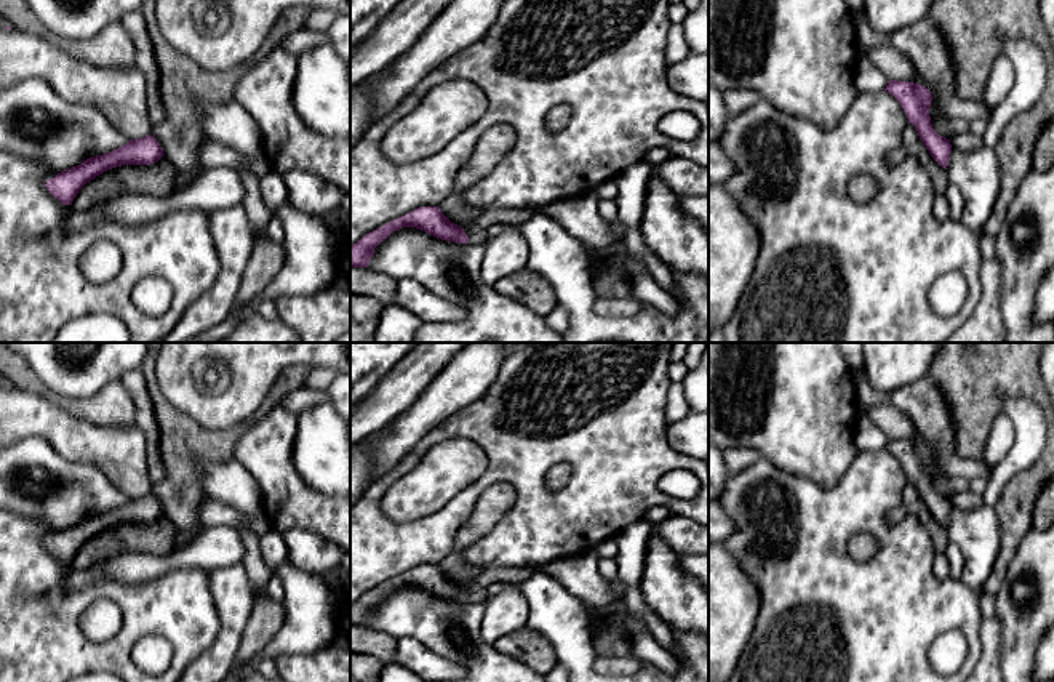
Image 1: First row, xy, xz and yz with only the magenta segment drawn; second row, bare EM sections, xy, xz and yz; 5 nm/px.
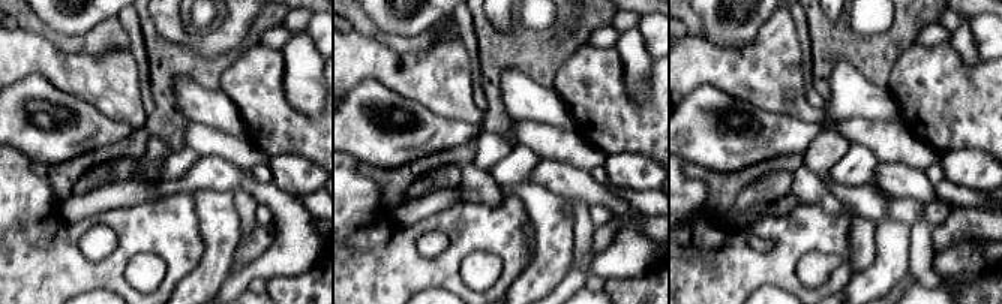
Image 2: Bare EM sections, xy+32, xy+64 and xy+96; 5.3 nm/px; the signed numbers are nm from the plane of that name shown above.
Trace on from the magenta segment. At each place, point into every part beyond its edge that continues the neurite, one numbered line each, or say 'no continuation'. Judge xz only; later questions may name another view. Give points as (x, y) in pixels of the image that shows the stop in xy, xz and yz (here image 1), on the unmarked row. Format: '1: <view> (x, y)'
1: xz (480, 594)

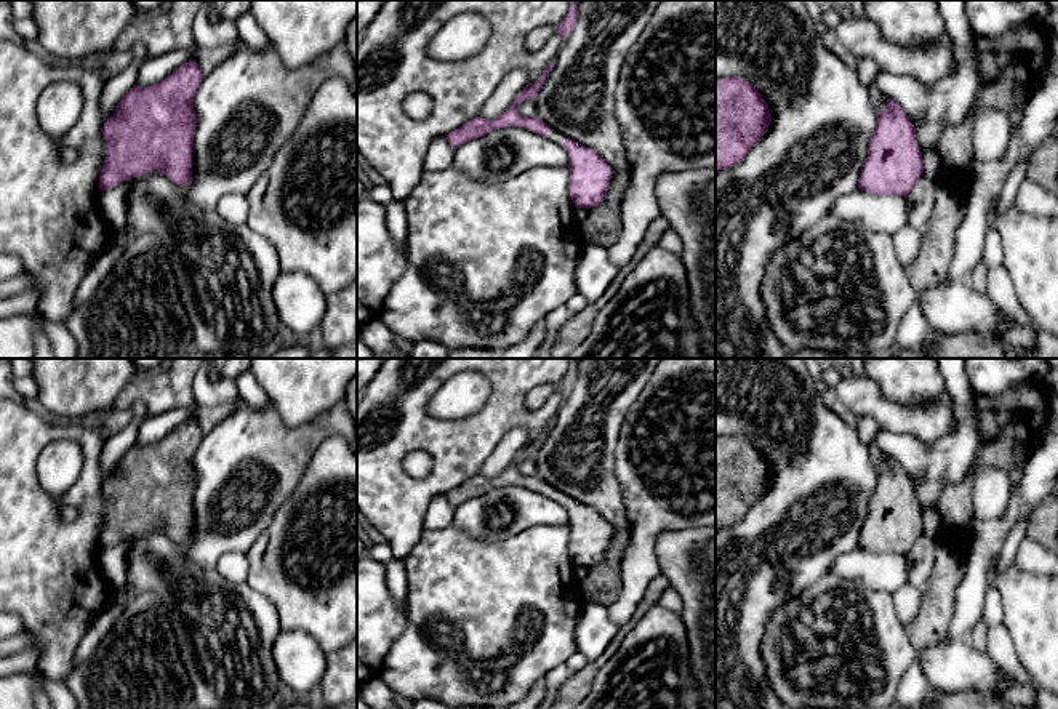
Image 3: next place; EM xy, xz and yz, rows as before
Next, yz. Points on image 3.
no continuation

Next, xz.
1: xz (556, 495)

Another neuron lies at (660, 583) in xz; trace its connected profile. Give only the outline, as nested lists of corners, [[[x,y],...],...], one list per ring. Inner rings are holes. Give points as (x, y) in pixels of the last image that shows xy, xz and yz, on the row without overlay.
[[[658,575],[648,584],[648,587],[635,610],[639,610],[643,615],[650,607],[658,605],[661,594],[669,587],[671,587],[669,581],[663,575]]]

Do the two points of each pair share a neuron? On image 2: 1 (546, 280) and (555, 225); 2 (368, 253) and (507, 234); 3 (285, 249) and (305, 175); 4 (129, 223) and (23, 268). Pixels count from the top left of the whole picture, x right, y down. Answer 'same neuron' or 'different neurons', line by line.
1: same neuron
2: same neuron
3: different neurons
4: same neuron

